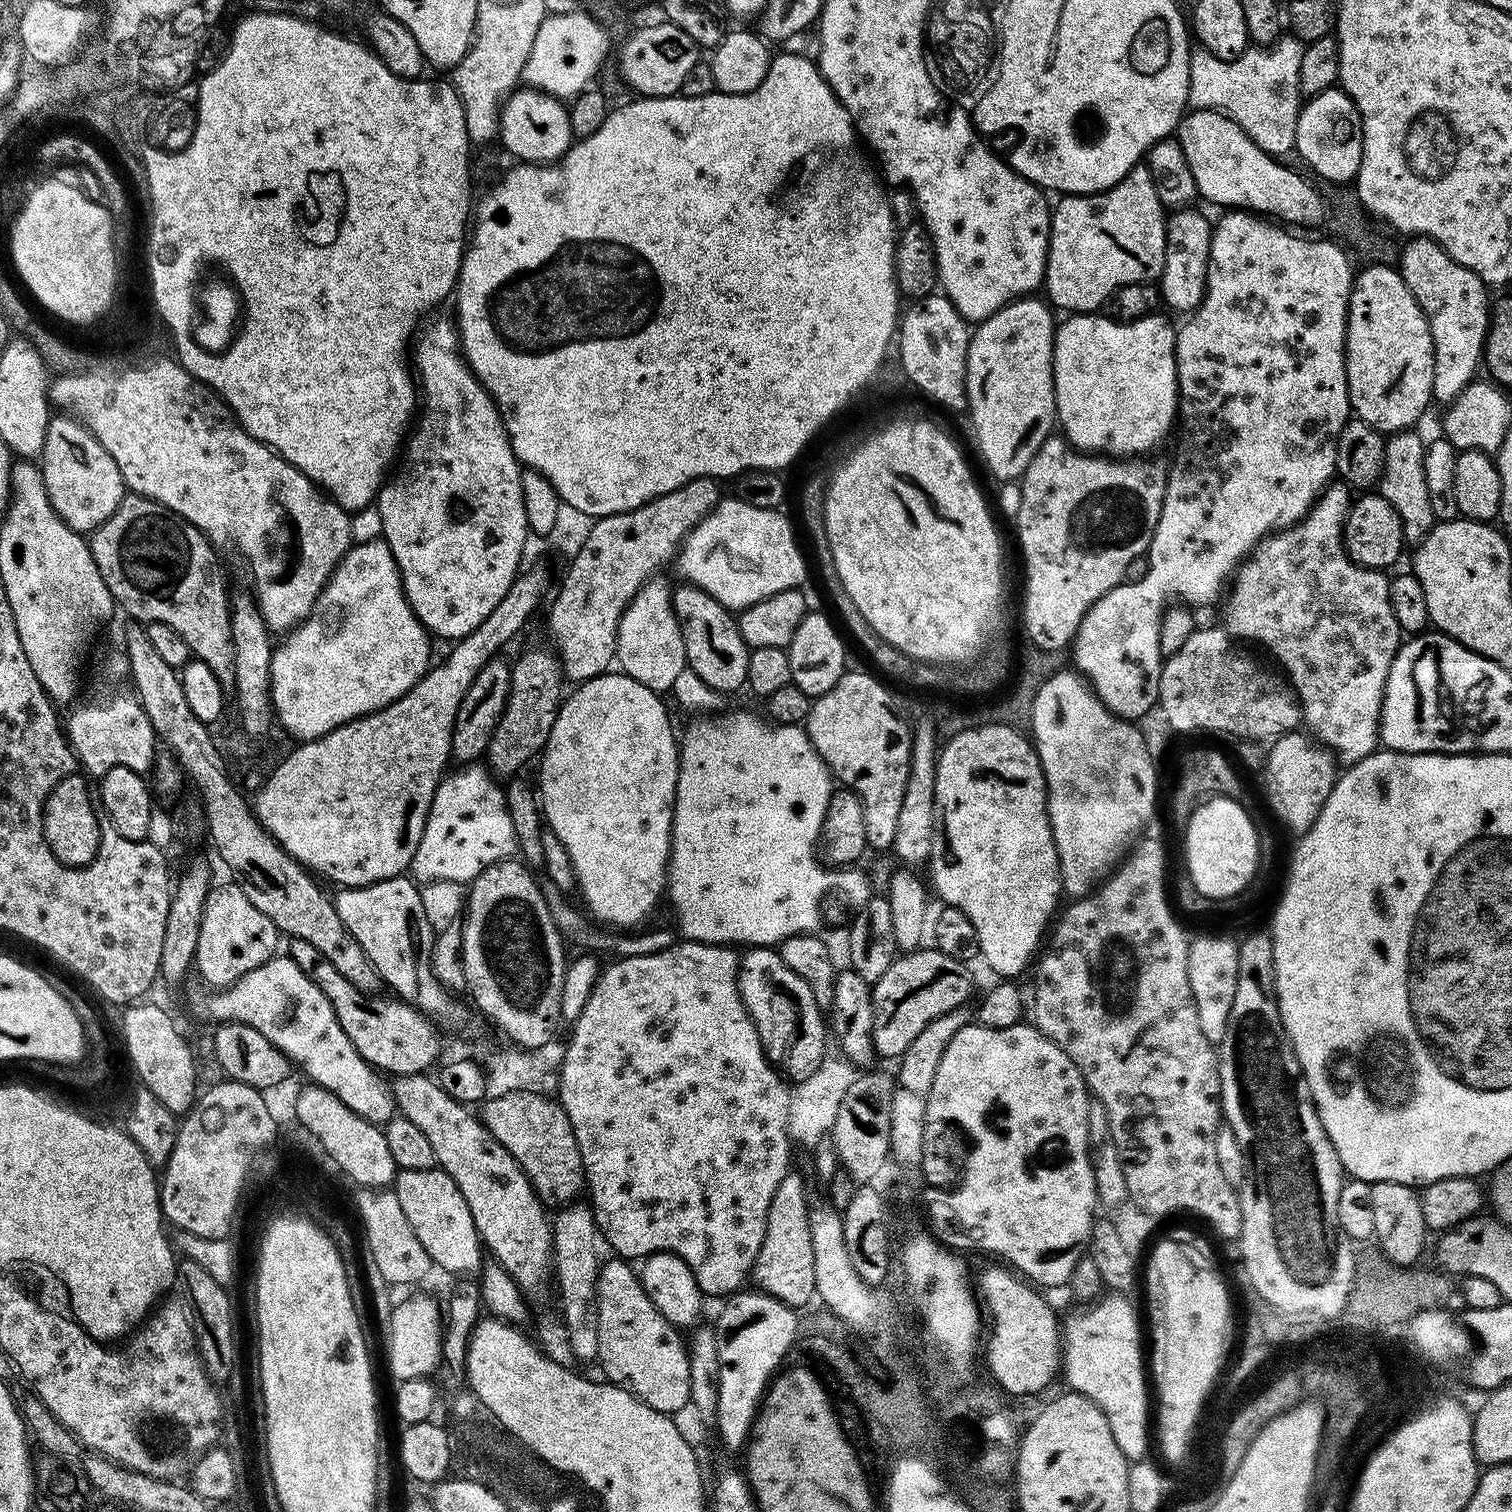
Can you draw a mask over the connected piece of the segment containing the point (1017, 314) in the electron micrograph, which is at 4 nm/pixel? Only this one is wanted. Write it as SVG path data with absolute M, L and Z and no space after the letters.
M1017 298L992 313L971 333L968 344L966 412L972 415L980 456L1000 482L1016 482L1023 477L1057 423L1052 377L1053 309L1043 299L1032 299L1036 298Z

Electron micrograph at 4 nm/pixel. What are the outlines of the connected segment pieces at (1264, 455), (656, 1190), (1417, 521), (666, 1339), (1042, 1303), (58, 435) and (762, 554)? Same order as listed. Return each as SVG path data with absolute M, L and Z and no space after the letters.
M1228 210L1223 214L1225 216L1220 221L1215 221L1212 229L1212 249L1208 255L1208 286L1204 293L1204 300L1199 308L1185 319L1188 321L1182 326L1179 325L1176 333L1176 381L1180 387L1178 420L1181 425L1184 423L1184 437L1180 440L1180 453L1177 454L1176 461L1173 462L1172 468L1170 464L1167 469L1168 487L1164 489L1162 514L1146 553L1148 569L1141 581L1134 584L1129 582L1119 584L1103 598L1092 603L1091 608L1082 618L1080 628L1076 631L1076 639L1070 648L1072 660L1076 663L1075 671L1088 681L1096 697L1115 716L1129 722L1139 721L1139 716L1144 716L1151 708L1157 707L1162 667L1159 632L1163 626L1164 613L1173 603L1171 600L1181 600L1178 602L1184 606L1212 604L1216 599L1219 601L1225 595L1240 565L1251 556L1261 540L1274 532L1292 528L1307 516L1325 488L1333 483L1336 476L1338 434L1342 434L1342 426L1346 426L1350 419L1344 357L1344 339L1348 329L1348 299L1354 283L1353 261L1349 253L1335 239L1307 240L1304 236L1295 236L1292 233L1295 231L1251 211Z
M685 939L658 953L621 956L612 962L605 972L599 973L582 1014L571 1025L572 1037L567 1037L565 1060L559 1068L558 1079L558 1103L570 1118L574 1138L580 1147L582 1176L592 1195L590 1207L599 1235L603 1243L605 1240L613 1248L612 1252L617 1257L635 1262L651 1256L653 1252L672 1252L688 1263L701 1286L740 1284L749 1279L752 1264L758 1258L768 1221L770 1198L774 1198L774 1190L778 1190L782 1178L790 1171L788 1159L793 1148L787 1118L790 1088L765 1054L758 1030L740 997L740 988L736 984L740 956L732 946L697 944L695 940Z
M1405 430L1402 432L1391 433L1387 437L1386 443L1384 445L1384 475L1378 485L1379 495L1386 498L1386 502L1390 502L1390 506L1394 506L1394 510L1398 510L1398 518L1402 518L1404 523L1404 539L1409 545L1416 546L1419 545L1421 541L1424 541L1426 537L1432 533L1432 529L1436 527L1438 521L1436 515L1434 514L1434 506L1430 506L1430 490L1426 490L1426 466L1424 465L1424 449L1426 447L1425 437L1420 437L1416 430Z
M662 1319L662 1340L638 1342L638 1346L599 1346L598 1364L611 1383L627 1384L632 1394L639 1396L644 1404L664 1415L677 1414L690 1402L690 1368L685 1339L671 1322Z
M1002 1266L988 1267L976 1280L979 1297L993 1320L990 1336L988 1338L987 1335L984 1346L986 1362L997 1382L995 1385L1003 1393L1030 1396L1042 1391L1061 1371L1060 1318L1035 1287L1009 1267Z
M56 414L49 419L45 444L40 450L38 460L46 494L50 498L53 510L76 532L81 534L95 532L96 528L102 526L106 518L110 518L114 510L118 510L118 506L124 501L126 485L114 458L110 458L108 451L101 446L100 440L94 436L87 424L80 423L71 414Z
M739 498L721 499L720 503L688 533L678 552L680 568L684 571L685 581L713 596L719 604L729 610L750 608L759 600L777 596L780 592L795 589L803 582L804 576L795 572L791 564L799 558L796 549L796 536L792 524L783 516L783 511L770 508L755 508Z

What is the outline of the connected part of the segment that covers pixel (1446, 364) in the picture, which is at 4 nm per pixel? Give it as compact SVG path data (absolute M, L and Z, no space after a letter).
M1415 237L1409 239L1403 252L1398 256L1398 271L1407 288L1414 294L1415 300L1427 318L1428 329L1431 332L1432 345L1434 346L1434 386L1432 387L1432 399L1438 405L1451 404L1467 384L1477 379L1476 371L1481 371L1484 346L1487 341L1487 333L1490 327L1490 300L1488 304L1487 285L1484 280L1478 278L1472 270L1467 270L1460 263L1455 263L1446 254L1439 243L1428 237Z

